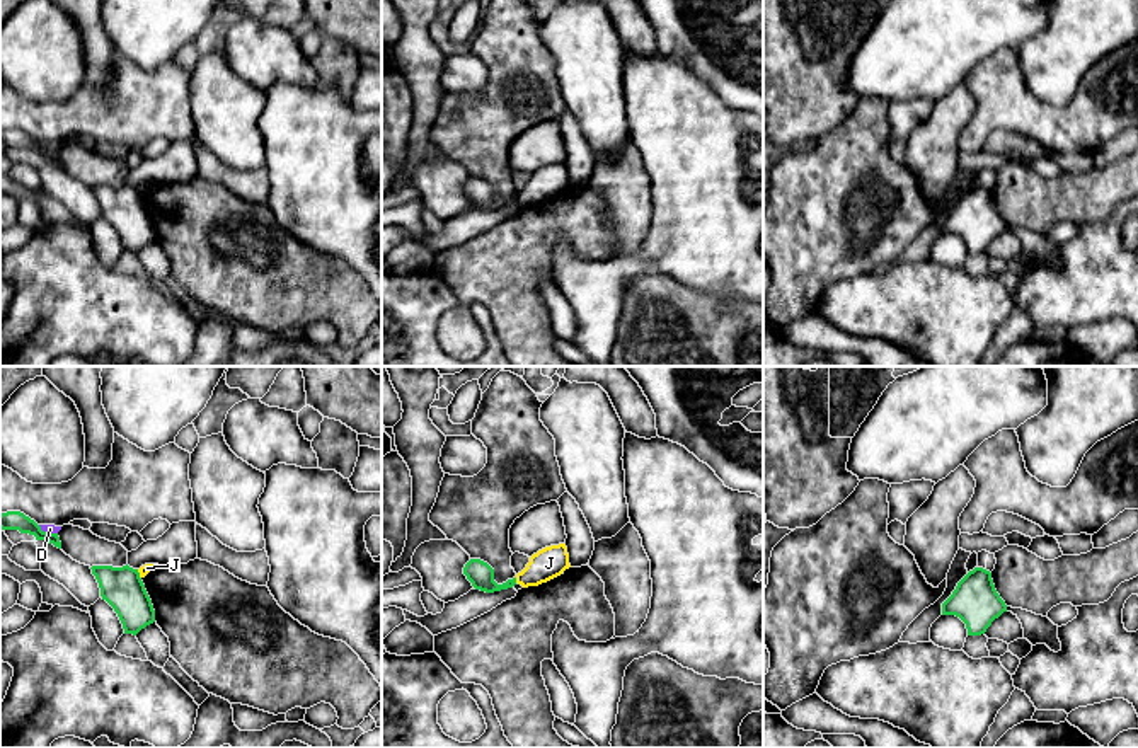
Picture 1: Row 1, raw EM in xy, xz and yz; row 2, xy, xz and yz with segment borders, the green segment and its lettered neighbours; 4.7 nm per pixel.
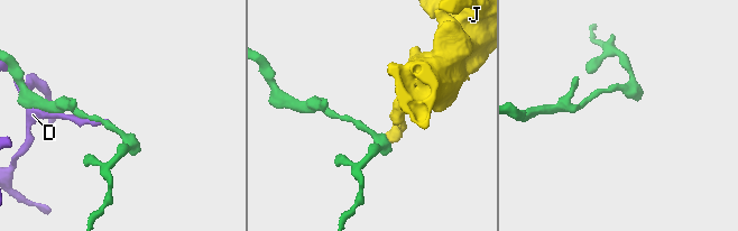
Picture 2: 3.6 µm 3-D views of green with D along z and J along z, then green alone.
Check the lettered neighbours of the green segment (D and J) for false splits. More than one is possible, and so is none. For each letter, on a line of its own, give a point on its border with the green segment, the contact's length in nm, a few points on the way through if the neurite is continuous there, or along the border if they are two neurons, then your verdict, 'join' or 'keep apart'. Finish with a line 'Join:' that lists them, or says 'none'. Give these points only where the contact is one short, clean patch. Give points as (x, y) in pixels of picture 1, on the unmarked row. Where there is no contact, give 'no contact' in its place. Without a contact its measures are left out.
D: meets green in xy at (48, 152); contact 100 nm long; keep apart
J: meets green in xz at (515, 198); contact 30 nm long; border along xz (515, 196), (517, 200); keep apart
Join: none

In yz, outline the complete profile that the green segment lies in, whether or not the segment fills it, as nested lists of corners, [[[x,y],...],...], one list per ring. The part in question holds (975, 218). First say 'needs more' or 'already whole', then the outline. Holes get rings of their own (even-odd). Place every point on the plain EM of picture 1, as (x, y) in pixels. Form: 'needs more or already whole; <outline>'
already whole; [[[983,186],[969,189],[942,222],[942,233],[959,235],[966,242],[968,254],[985,252],[1003,230],[1007,223],[995,208],[991,191]]]

